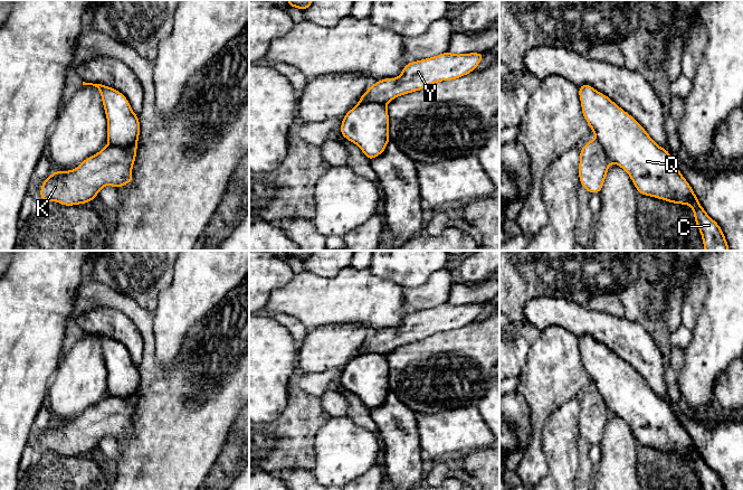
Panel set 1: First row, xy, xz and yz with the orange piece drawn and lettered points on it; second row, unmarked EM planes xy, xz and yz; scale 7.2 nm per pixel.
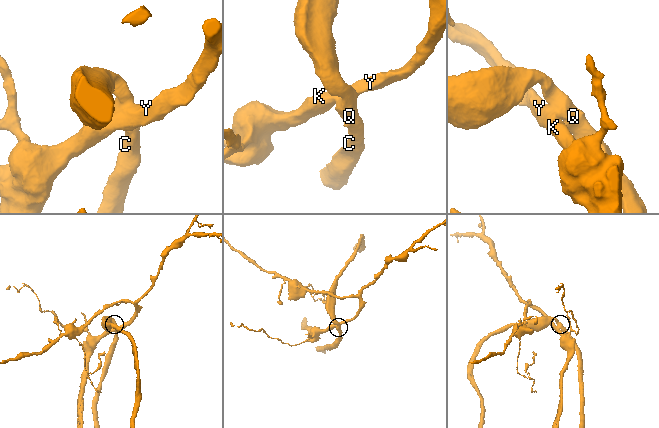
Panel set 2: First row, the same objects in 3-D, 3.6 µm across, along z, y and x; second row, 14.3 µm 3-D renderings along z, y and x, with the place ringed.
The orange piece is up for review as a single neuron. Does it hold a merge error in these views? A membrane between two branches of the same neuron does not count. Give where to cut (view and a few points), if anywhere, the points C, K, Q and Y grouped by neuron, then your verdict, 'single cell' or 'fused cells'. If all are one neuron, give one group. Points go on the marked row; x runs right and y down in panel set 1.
xy (136, 141), (130, 145), (108, 144) | C Q / K Y | fused cells

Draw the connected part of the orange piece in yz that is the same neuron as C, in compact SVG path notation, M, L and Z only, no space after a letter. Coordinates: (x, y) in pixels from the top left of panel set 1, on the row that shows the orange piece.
M591 85L579 86L582 115L608 158L621 167L638 192L690 206L705 251L730 251L720 225L701 206L694 190L673 161L627 112Z

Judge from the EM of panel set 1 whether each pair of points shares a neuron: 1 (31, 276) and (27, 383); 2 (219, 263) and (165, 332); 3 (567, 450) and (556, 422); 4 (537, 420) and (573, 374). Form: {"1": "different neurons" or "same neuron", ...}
{"1": "same neuron", "2": "same neuron", "3": "same neuron", "4": "same neuron"}

